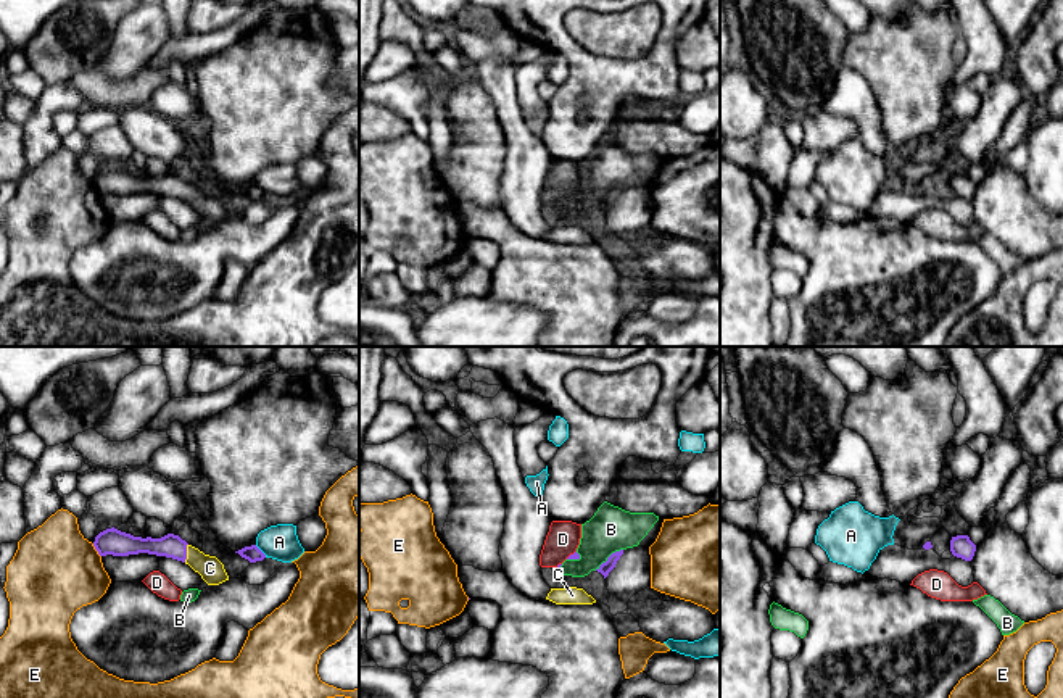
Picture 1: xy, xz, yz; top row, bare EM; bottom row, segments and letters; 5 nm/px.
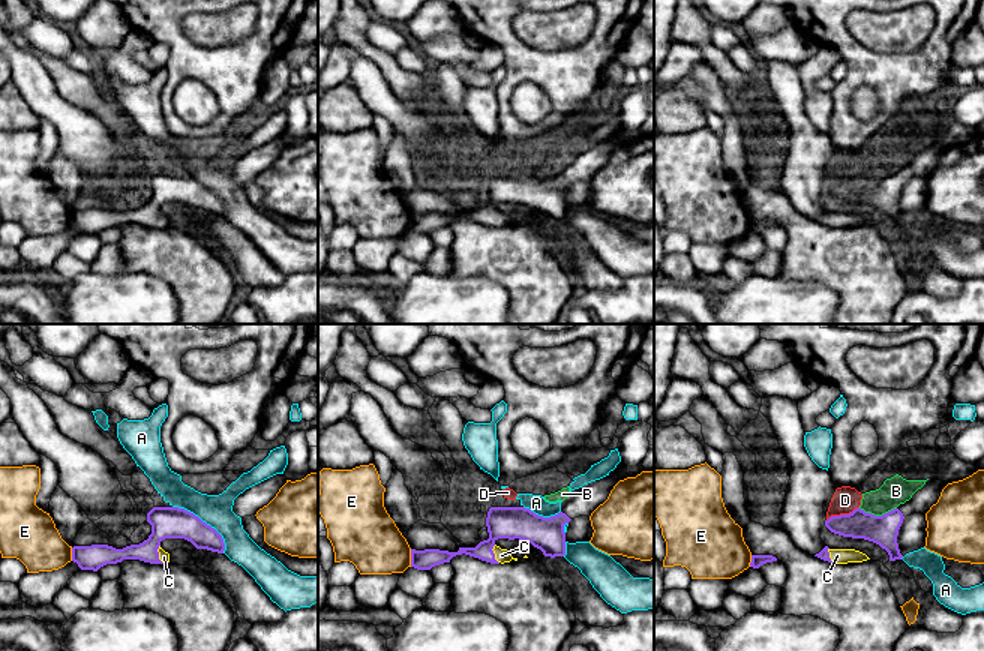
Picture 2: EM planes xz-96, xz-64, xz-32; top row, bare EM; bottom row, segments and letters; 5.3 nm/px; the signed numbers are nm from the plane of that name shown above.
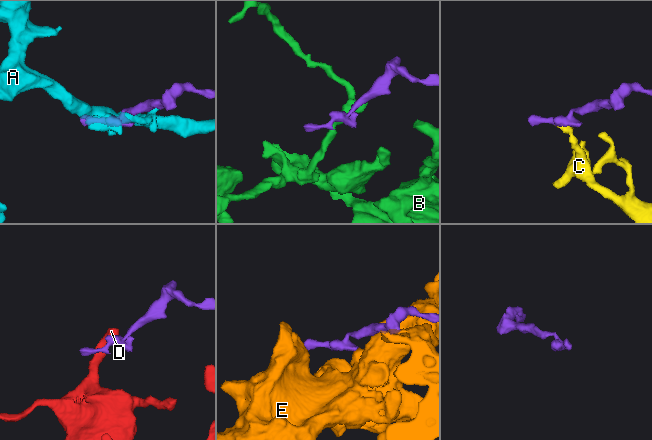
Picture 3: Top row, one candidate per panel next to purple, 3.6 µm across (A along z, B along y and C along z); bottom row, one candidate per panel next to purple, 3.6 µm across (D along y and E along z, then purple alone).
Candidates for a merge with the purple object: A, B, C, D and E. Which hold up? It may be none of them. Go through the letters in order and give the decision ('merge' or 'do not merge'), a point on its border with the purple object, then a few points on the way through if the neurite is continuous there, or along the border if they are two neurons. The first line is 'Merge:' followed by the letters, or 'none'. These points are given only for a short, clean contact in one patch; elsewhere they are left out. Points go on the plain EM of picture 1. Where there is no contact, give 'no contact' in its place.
Merge: C
A: do not merge; meets purple in xy at (261, 191)
B: do not merge; meets purple in xz at (608, 197); border along xz (622, 187), (616, 189), (595, 208)
C: merge; meets purple in xy at (186, 192); runs through xy (171, 184), (186, 192), (210, 207)
D: do not merge; meets purple in xz at (570, 194); border along xz (575, 189), (566, 197)
E: do not merge; meets purple in xy at (95, 187)

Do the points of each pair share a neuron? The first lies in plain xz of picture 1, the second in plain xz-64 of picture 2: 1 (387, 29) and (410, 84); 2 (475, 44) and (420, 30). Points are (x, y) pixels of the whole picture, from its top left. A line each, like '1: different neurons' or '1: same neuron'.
1: same neuron
2: different neurons

